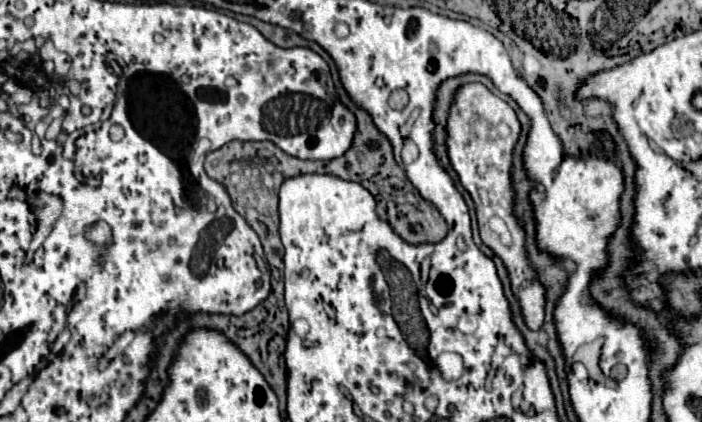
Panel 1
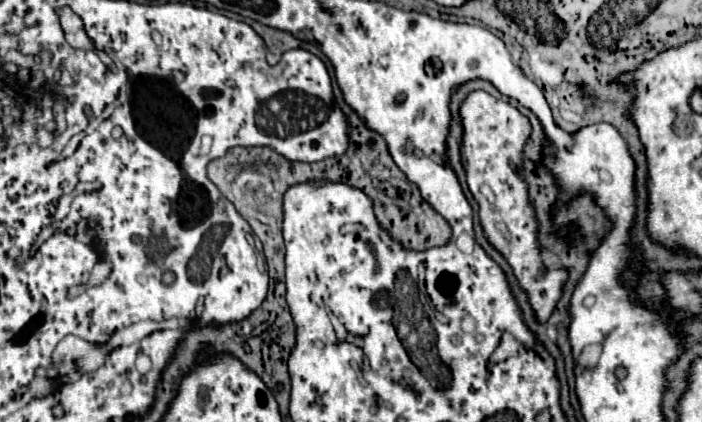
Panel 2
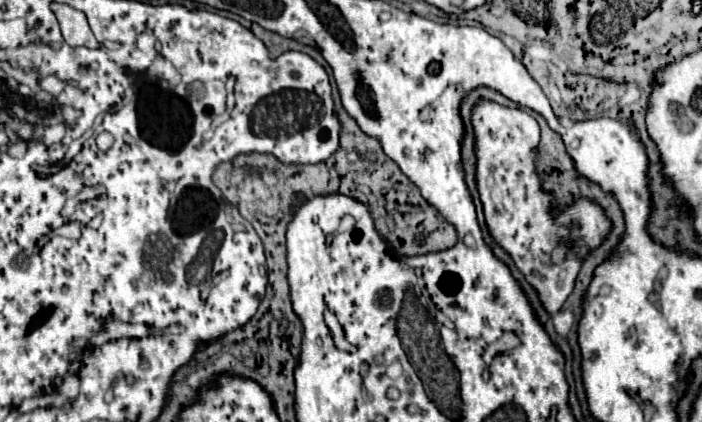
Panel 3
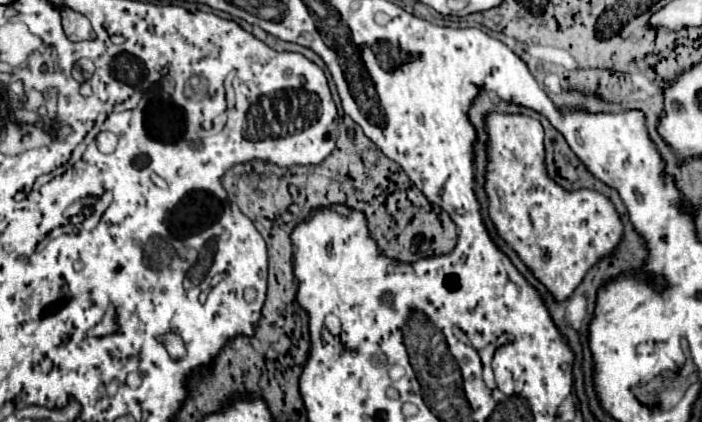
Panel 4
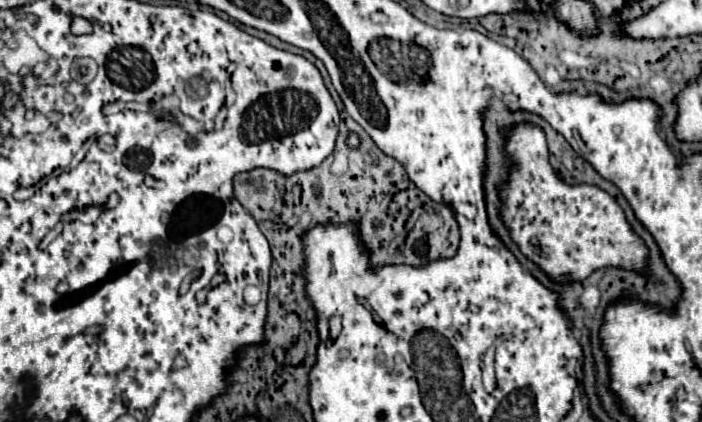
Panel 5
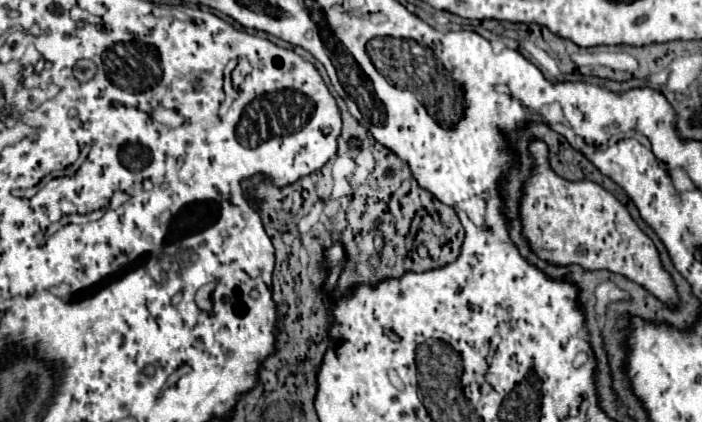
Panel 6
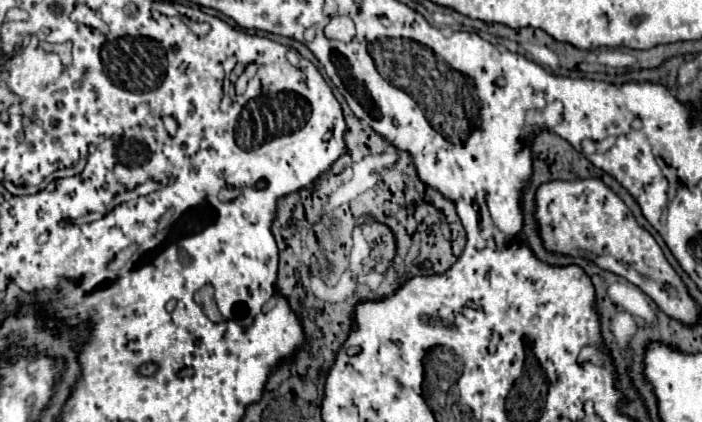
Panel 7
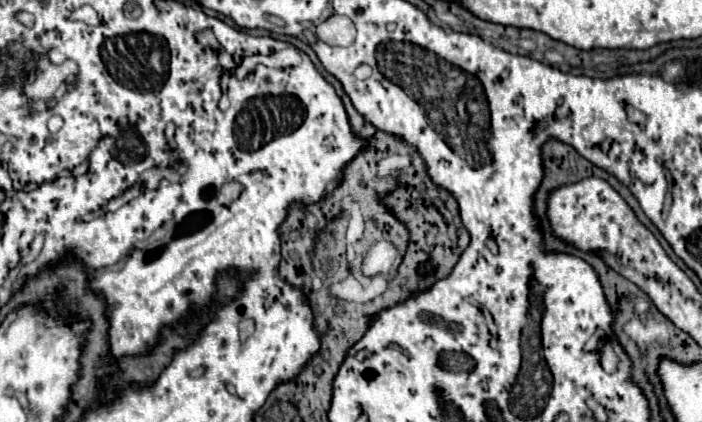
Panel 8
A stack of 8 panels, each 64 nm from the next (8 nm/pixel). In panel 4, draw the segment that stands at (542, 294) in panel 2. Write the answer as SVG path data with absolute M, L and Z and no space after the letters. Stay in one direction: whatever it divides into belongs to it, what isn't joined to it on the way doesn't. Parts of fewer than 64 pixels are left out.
M488 112L486 118L484 118L484 130L486 130L486 136L488 136L488 140L486 140L486 154L488 154L488 156L486 156L486 184L484 184L484 190L486 190L488 202L490 202L490 206L488 206L490 220L494 222L494 226L496 226L496 230L498 230L500 238L518 254L518 258L526 264L526 268L534 274L534 278L540 280L540 282L546 286L546 290L552 294L552 298L554 298L556 302L564 302L564 300L568 300L568 298L572 296L572 292L576 290L576 286L580 284L580 280L584 278L584 274L588 272L588 268L594 266L600 258L610 256L612 250L616 248L616 244L620 242L622 222L620 222L620 218L618 218L618 212L614 210L612 202L610 202L606 196L602 196L602 194L598 194L598 192L594 192L594 190L582 188L582 190L568 192L568 190L560 188L552 178L548 178L546 168L544 168L544 130L542 130L542 124L540 124L538 120L534 120L534 118L526 116L526 114Z

